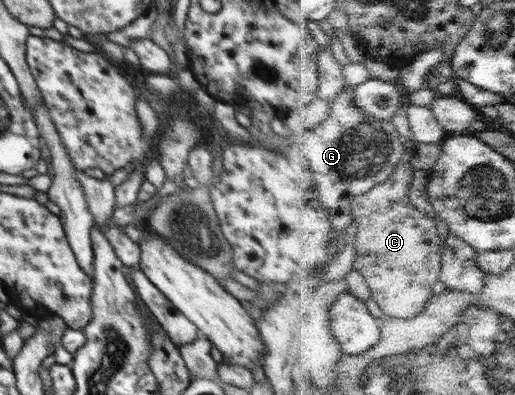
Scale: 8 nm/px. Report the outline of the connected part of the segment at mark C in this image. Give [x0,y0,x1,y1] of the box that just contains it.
[351,161,443,319]

